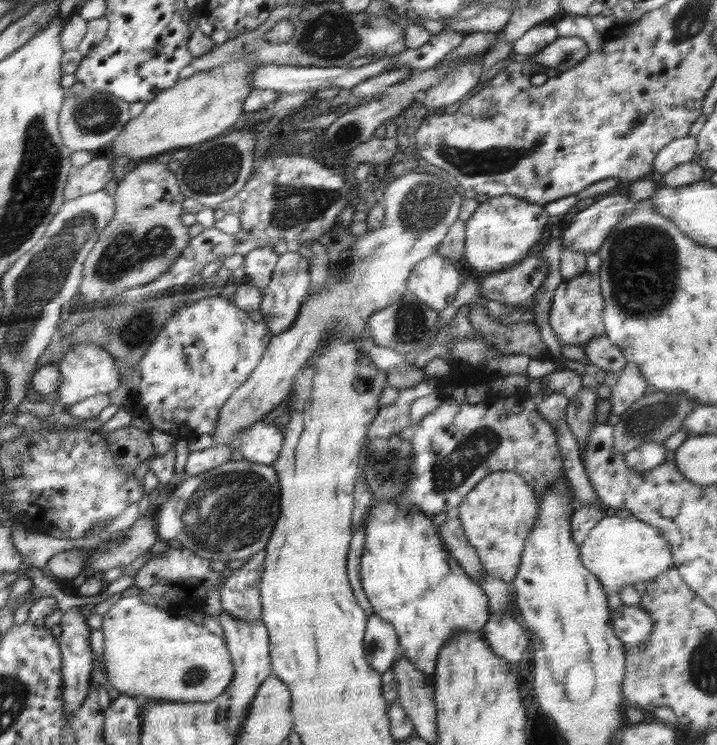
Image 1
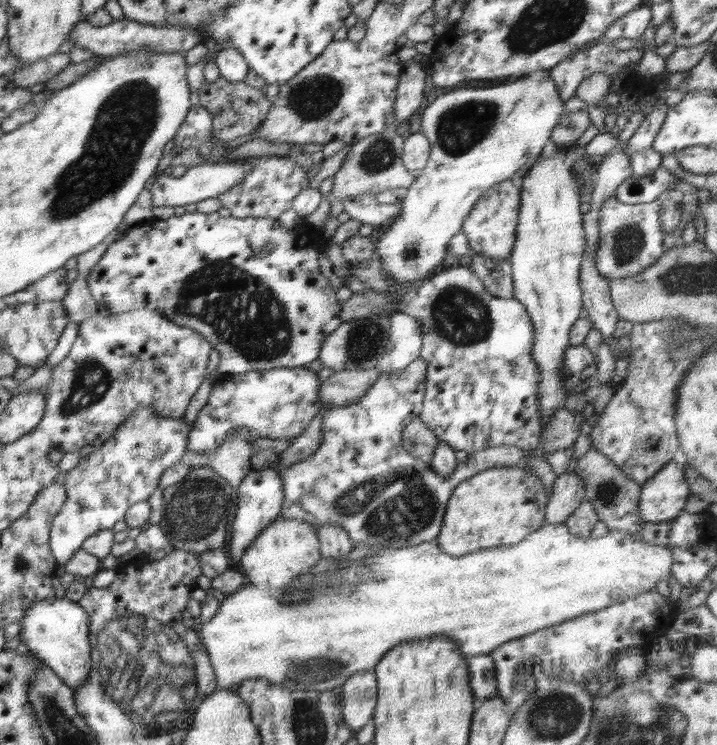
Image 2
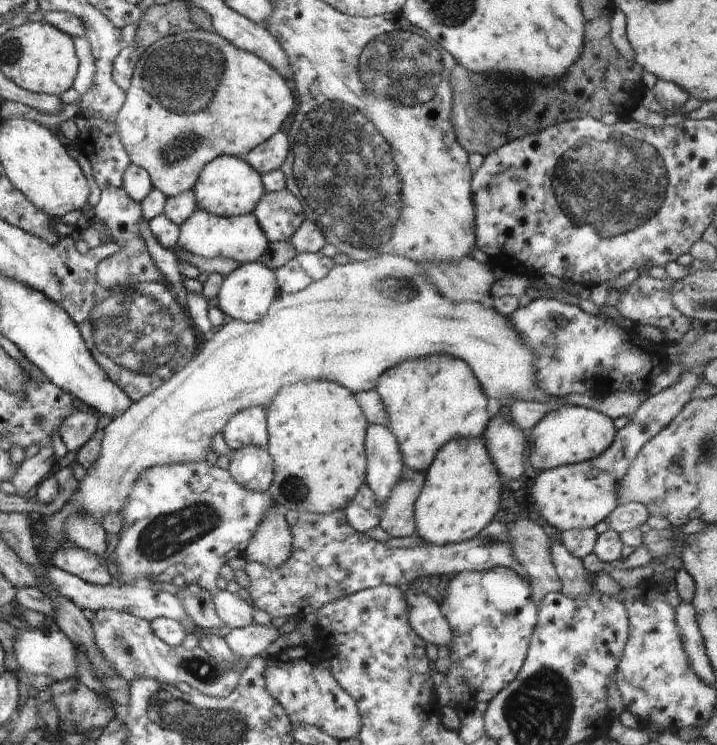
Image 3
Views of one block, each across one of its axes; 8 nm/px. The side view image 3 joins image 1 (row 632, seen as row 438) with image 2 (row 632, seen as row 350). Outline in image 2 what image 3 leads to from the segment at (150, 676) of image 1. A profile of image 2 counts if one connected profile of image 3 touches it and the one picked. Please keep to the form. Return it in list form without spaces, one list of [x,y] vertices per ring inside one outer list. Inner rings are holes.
[[[544,523],[538,531],[532,532],[526,540],[522,540],[518,544],[512,544],[512,546],[504,545],[500,546],[500,548],[484,548],[484,550],[478,550],[478,552],[468,553],[466,556],[448,556],[448,554],[444,554],[438,548],[436,542],[432,541],[422,542],[416,546],[397,548],[396,550],[393,548],[378,548],[373,546],[373,544],[357,544],[355,548],[353,546],[353,549],[343,558],[339,558],[339,560],[321,556],[319,563],[312,570],[305,572],[300,577],[293,578],[293,581],[286,588],[270,588],[260,584],[246,583],[240,590],[223,596],[218,612],[207,623],[201,623],[196,630],[203,642],[205,651],[208,653],[212,669],[214,669],[217,690],[236,689],[245,680],[265,678],[274,684],[280,684],[292,690],[332,691],[336,686],[342,687],[355,672],[374,671],[374,668],[378,666],[378,662],[382,660],[386,652],[404,641],[408,642],[442,635],[454,640],[456,646],[466,658],[488,655],[495,648],[508,641],[522,638],[522,636],[532,632],[542,631],[543,628],[560,624],[570,618],[602,610],[607,606],[618,604],[620,601],[625,601],[640,593],[656,589],[656,582],[659,580],[668,582],[668,578],[672,573],[671,566],[673,562],[674,559],[668,547],[648,544],[642,541],[639,533],[609,531],[606,536],[602,537],[576,537],[568,532],[568,528],[563,523],[550,525]]]

